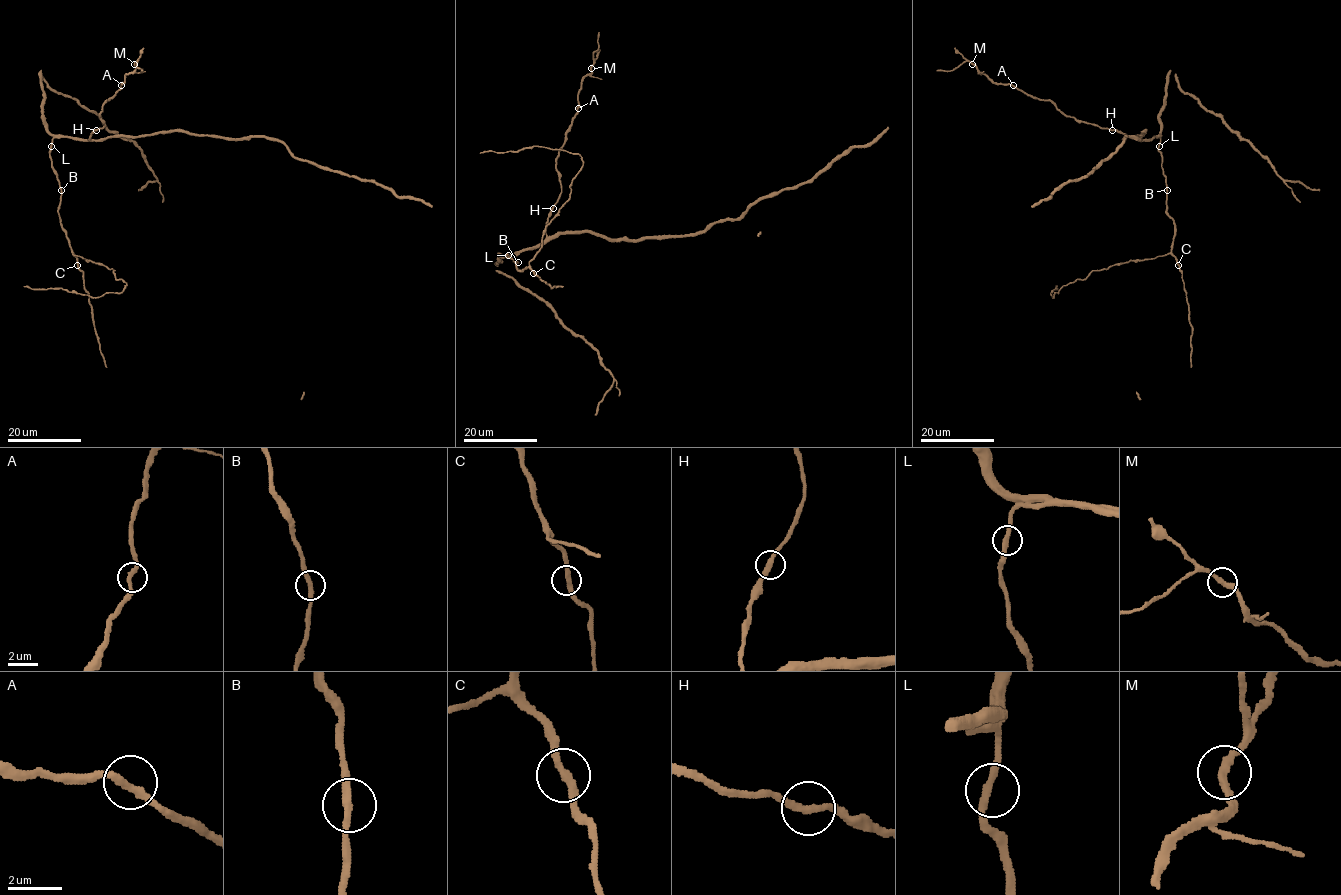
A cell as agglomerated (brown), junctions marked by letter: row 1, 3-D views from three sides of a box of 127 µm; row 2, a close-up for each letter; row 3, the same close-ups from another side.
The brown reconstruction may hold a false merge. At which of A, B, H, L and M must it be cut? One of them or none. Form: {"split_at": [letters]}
{"split_at": []}

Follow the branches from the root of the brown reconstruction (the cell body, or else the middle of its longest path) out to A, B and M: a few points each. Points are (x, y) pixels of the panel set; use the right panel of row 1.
A: (1158, 145), (1159, 137), (1131, 138), (1115, 130), (1077, 122), (1065, 116), (1051, 101), (1033, 98), (1013, 85)
B: (1158, 145), (1167, 190)
M: (1158, 145), (1159, 137), (1131, 138), (1077, 122), (1049, 100), (995, 84), (972, 64)

